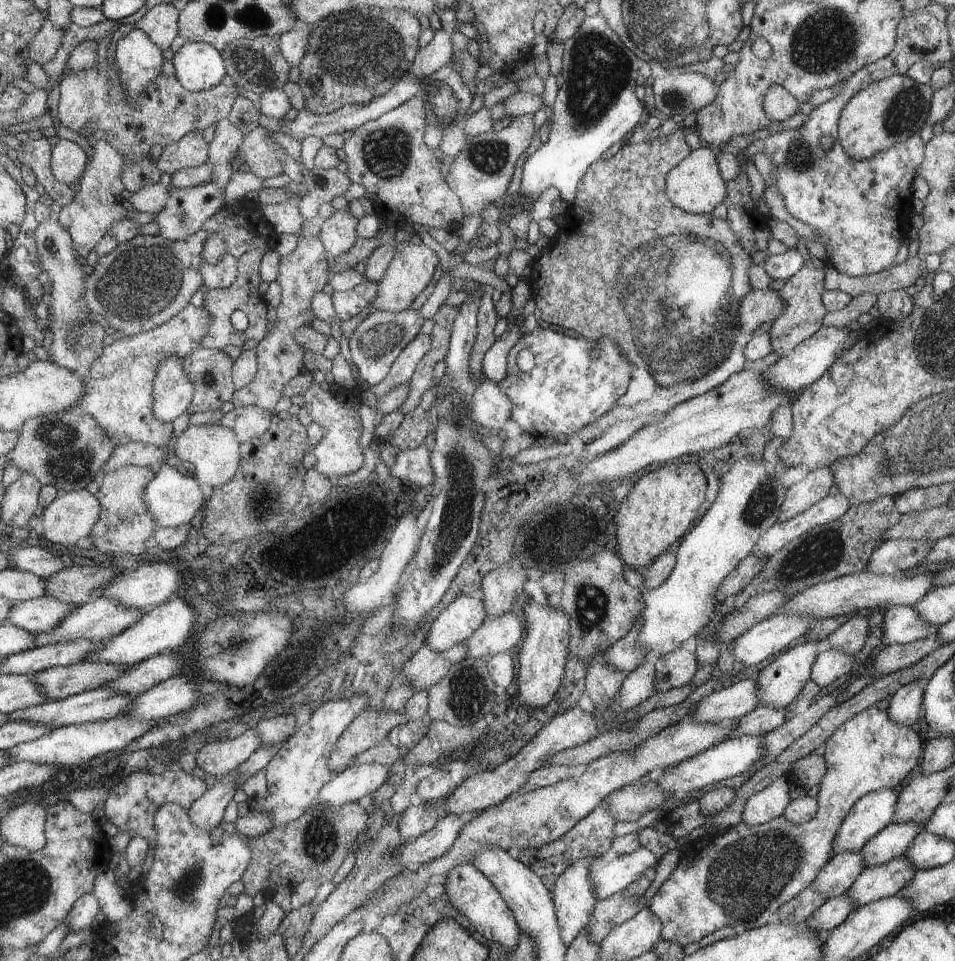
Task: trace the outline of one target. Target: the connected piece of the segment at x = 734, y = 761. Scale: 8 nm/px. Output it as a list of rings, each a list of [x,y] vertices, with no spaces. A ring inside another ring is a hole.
[[[738,736],[738,738],[728,738],[712,748],[680,762],[674,768],[666,770],[656,784],[660,784],[662,790],[666,792],[674,792],[674,795],[683,796],[686,792],[694,792],[707,785],[717,784],[735,776],[739,776],[744,772],[748,772],[762,756],[766,754],[764,750],[764,736]]]

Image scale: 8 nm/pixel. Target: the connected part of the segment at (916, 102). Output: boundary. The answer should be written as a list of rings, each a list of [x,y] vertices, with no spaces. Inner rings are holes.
[[[894,75],[866,86],[861,93],[850,98],[838,122],[838,138],[847,155],[854,160],[868,160],[892,146],[909,141],[930,112],[930,98],[934,90],[929,85],[918,84],[906,75]]]

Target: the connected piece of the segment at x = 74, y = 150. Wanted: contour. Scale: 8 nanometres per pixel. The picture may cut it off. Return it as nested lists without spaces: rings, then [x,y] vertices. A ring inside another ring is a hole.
[[[60,139],[60,142],[52,148],[51,169],[59,183],[76,186],[88,168],[87,162],[88,156],[74,141]]]

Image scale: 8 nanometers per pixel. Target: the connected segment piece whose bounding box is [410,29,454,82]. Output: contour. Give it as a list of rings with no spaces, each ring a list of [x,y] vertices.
[[[438,30],[432,41],[421,49],[410,74],[424,82],[426,77],[448,64],[453,55],[451,34]]]

